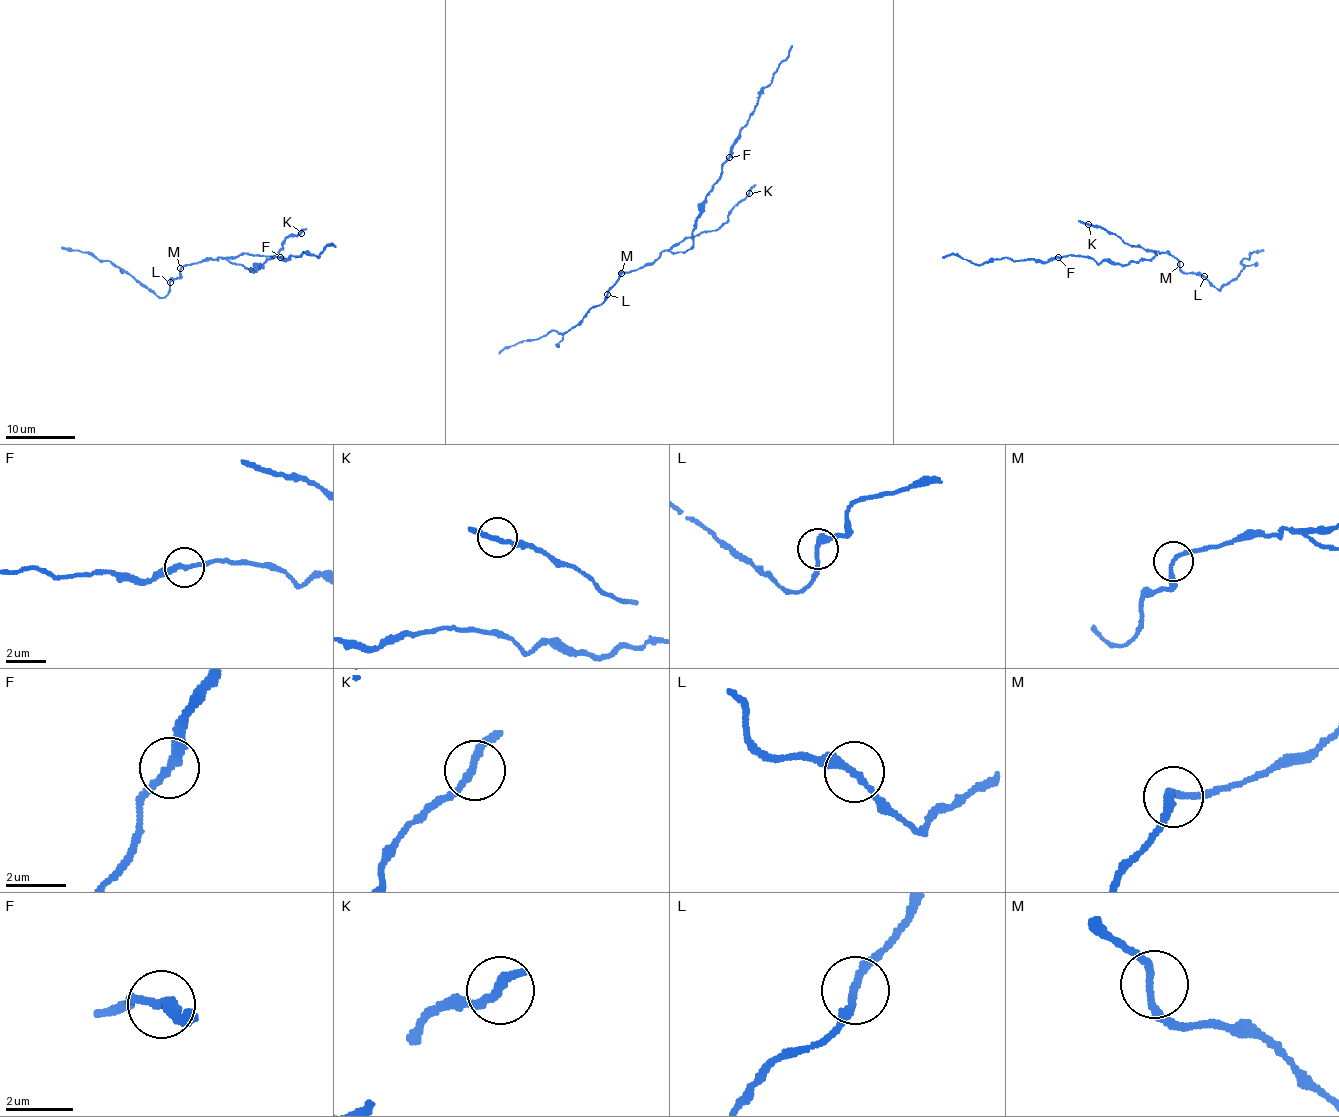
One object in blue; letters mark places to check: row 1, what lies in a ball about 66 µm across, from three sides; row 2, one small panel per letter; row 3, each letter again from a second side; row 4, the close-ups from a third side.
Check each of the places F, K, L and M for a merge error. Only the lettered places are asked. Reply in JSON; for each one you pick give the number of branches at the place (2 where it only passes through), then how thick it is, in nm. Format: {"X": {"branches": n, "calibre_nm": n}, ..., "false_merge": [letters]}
{"F": {"branches": 2, "calibre_nm": 280}, "false_merge": ["F"]}

